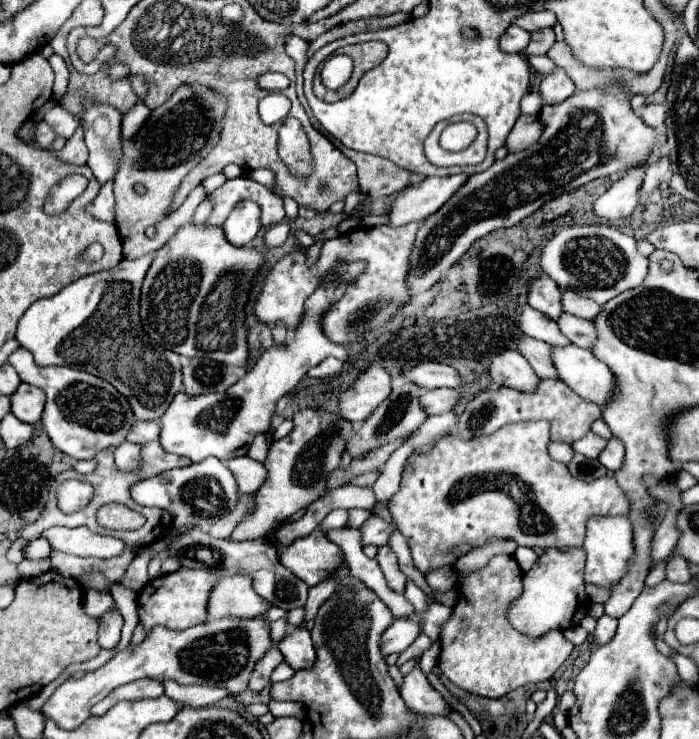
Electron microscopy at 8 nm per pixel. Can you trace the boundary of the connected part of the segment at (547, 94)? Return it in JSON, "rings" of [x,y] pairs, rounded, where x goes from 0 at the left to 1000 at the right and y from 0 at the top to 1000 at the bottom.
{"rings":[[[795,91],[790,99],[778,101],[773,112],[773,129],[778,139],[801,139],[813,134],[821,126],[821,120],[821,112],[810,101],[810,96],[804,96],[804,91]]]}

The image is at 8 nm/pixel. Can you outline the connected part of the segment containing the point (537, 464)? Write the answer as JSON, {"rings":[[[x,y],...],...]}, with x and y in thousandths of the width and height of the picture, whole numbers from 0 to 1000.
{"rings":[[[753,570],[753,572],[732,572],[718,578],[715,583],[710,583],[707,589],[698,589],[695,594],[675,594],[675,597],[664,597],[664,594],[649,594],[649,589],[641,589],[635,594],[629,594],[621,608],[612,616],[601,616],[601,618],[589,618],[589,635],[581,637],[575,643],[575,654],[572,654],[572,664],[555,678],[555,691],[569,713],[569,719],[581,727],[589,756],[595,770],[601,770],[604,775],[609,775],[612,770],[621,767],[632,767],[632,765],[649,765],[652,754],[647,751],[647,743],[658,735],[670,735],[675,740],[687,740],[690,735],[695,735],[695,729],[707,729],[707,727],[721,727],[721,729],[735,729],[741,737],[753,737],[753,740],[773,740],[773,743],[784,743],[784,740],[833,740],[835,735],[835,724],[838,724],[838,708],[844,700],[858,697],[858,700],[873,700],[873,697],[893,697],[898,700],[901,694],[901,675],[896,673],[896,667],[887,662],[887,656],[881,654],[881,648],[853,648],[853,651],[827,651],[813,640],[813,632],[807,627],[790,624],[781,605],[787,599],[787,575],[781,570]]]}

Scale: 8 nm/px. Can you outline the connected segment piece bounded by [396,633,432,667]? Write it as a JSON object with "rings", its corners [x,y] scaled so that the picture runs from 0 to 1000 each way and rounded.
{"rings":[[[598,859],[598,865],[578,881],[578,884],[572,884],[572,889],[569,889],[569,894],[567,894],[567,900],[572,903],[572,900],[578,900],[581,894],[587,894],[587,892],[592,892],[592,889],[604,889],[604,884],[609,881],[609,878],[615,878],[615,865],[609,865],[609,859]]]}

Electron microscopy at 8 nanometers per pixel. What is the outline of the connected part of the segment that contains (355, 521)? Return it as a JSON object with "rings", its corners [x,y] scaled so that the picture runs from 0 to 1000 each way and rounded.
{"rings":[[[506,687],[504,691],[498,691],[498,708],[505,714],[512,714],[521,708],[521,705],[526,705],[529,702],[529,694],[526,691],[521,691],[521,689]]]}

